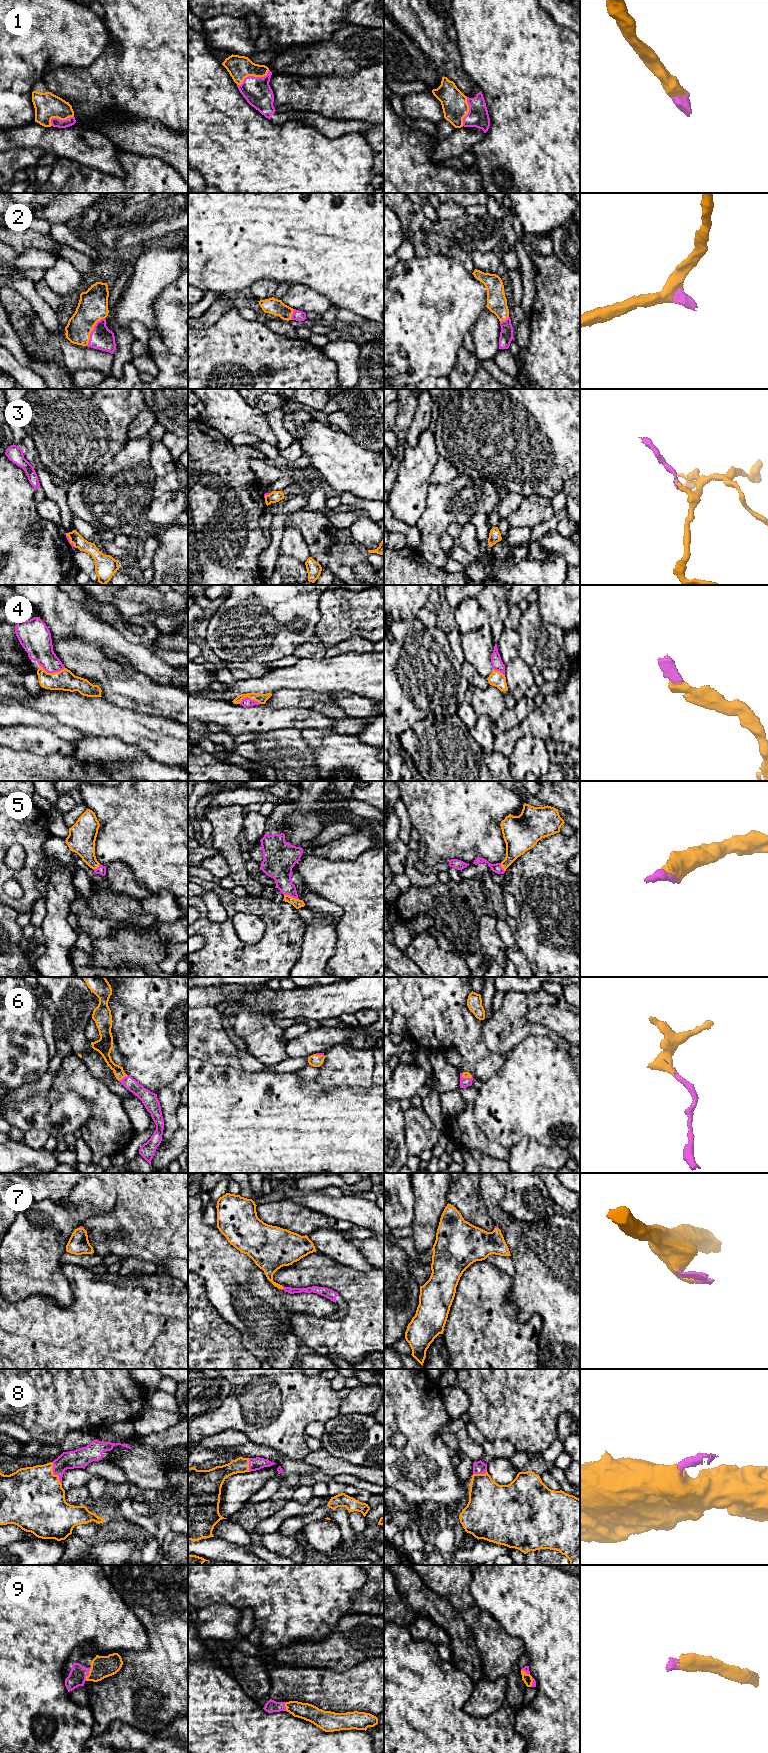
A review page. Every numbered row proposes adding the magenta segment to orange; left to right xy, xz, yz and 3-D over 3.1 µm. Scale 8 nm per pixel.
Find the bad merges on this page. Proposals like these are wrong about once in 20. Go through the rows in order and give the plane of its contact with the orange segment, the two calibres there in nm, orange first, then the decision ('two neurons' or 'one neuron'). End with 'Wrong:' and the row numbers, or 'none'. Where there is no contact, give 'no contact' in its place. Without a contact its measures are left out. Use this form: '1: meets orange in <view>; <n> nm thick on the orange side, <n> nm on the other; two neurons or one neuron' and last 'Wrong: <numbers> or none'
1: meets orange in xz; 190 nm thick on the orange side, 220 nm on the other; one neuron
2: meets orange in xy; 240 nm thick on the orange side, 180 nm on the other; one neuron
3: meets orange in xy; 100 nm thick on the orange side, 20 nm on the other; one neuron
4: meets orange in xy; 170 nm thick on the orange side, 220 nm on the other; one neuron
5: meets orange in xz; 70 nm thick on the orange side, 190 nm on the other; one neuron
6: meets orange in xy; 80 nm thick on the orange side, 110 nm on the other; one neuron
7: meets orange in xz; 200 nm thick on the orange side, 50 nm on the other; one neuron
8: meets orange in xy; 500 nm thick on the orange side, 160 nm on the other; one neuron
9: meets orange in xy; 180 nm thick on the orange side, 140 nm on the other; one neuron
Wrong: none

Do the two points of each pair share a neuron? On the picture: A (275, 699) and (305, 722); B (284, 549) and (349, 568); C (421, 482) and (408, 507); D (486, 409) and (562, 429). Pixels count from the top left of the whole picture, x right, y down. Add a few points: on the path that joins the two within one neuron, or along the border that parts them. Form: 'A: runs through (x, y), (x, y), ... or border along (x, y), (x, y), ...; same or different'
A: border along (264, 704), (274, 707), (294, 706); different
B: border along (300, 534), (310, 556); different
C: runs through (415, 488), (408, 495), (408, 501); same
D: runs through (505, 409), (543, 410); same

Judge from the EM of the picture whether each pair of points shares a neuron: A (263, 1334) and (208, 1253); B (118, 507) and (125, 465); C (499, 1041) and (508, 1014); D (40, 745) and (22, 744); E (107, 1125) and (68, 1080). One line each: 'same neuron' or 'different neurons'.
A: same neuron
B: same neuron
C: same neuron
D: same neuron
E: same neuron

